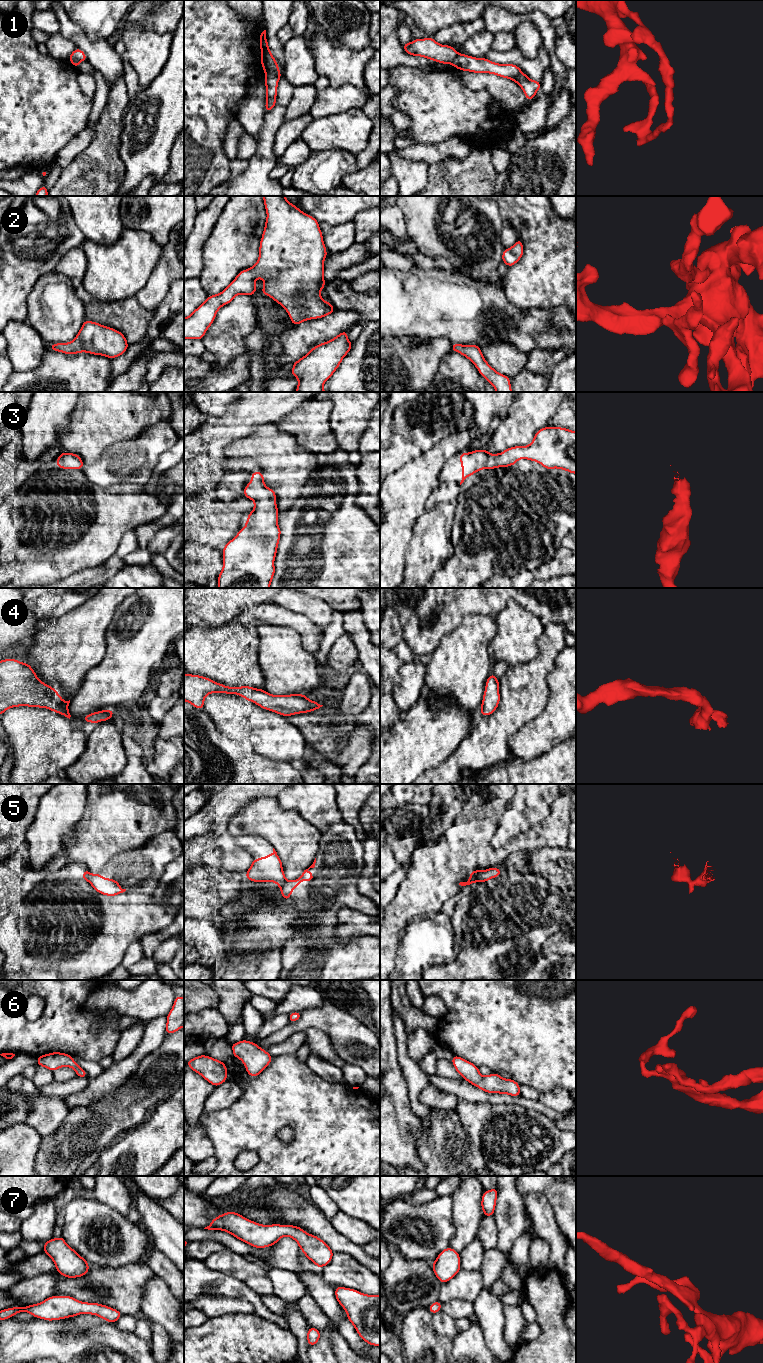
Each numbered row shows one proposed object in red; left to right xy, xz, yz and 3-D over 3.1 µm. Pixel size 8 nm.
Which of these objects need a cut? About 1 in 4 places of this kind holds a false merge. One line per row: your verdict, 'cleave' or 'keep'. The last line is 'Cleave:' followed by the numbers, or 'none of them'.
1: cleave
2: keep
3: keep
4: keep
5: cleave
6: keep
7: keep
Cleave: 1, 5

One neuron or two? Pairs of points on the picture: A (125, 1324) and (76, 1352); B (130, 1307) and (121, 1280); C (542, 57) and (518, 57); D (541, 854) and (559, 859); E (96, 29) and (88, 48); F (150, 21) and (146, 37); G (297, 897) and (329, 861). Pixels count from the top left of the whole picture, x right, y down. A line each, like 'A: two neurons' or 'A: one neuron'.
A: two neurons
B: one neuron
C: one neuron
D: one neuron
E: two neurons
F: two neurons
G: one neuron

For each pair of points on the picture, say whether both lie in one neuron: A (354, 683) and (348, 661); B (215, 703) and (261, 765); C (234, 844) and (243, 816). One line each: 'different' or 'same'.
A: different
B: different
C: different

